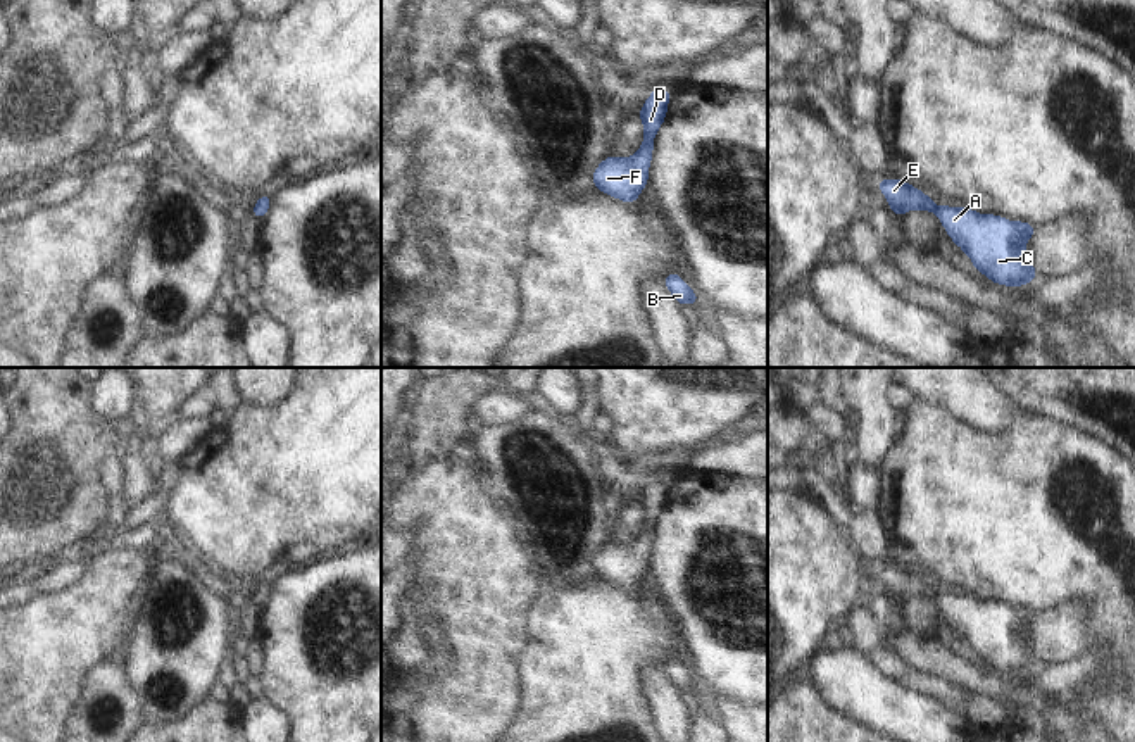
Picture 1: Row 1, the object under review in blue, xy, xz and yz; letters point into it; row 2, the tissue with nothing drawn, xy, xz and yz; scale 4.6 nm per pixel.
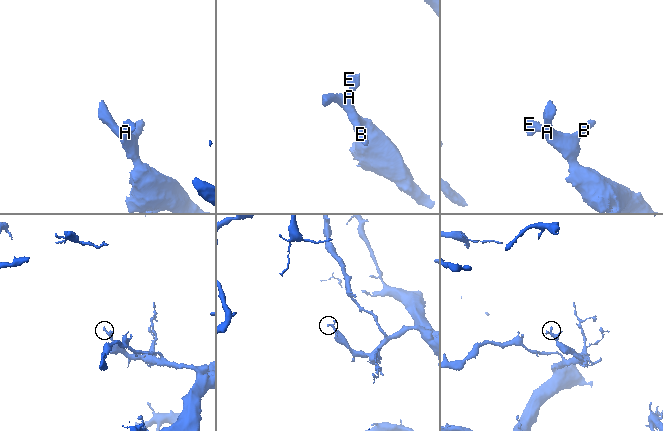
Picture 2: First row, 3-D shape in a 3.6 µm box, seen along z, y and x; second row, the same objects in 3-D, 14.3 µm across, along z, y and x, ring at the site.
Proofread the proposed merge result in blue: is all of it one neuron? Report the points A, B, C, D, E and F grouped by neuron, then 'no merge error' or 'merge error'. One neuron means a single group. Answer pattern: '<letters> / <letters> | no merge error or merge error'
A B C D E F | no merge error

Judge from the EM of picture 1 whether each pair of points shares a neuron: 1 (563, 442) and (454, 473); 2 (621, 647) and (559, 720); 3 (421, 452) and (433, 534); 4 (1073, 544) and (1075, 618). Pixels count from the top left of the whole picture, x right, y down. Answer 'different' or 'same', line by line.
1: different
2: same
3: different
4: different

